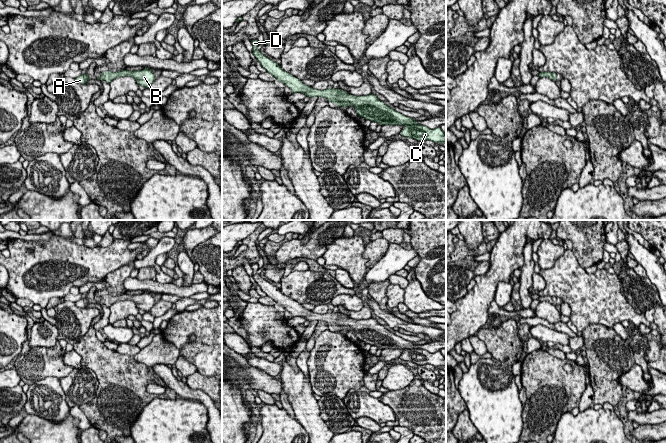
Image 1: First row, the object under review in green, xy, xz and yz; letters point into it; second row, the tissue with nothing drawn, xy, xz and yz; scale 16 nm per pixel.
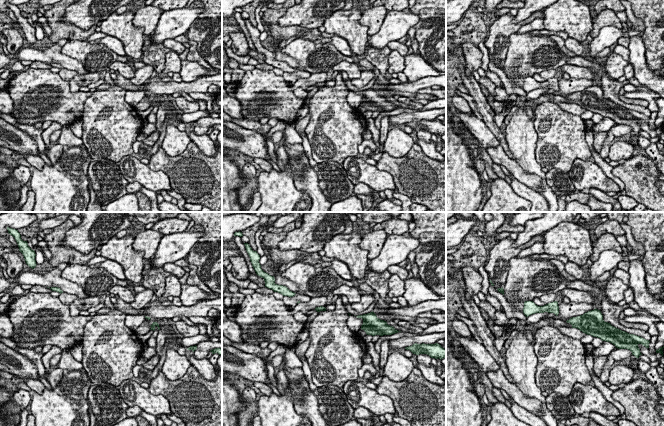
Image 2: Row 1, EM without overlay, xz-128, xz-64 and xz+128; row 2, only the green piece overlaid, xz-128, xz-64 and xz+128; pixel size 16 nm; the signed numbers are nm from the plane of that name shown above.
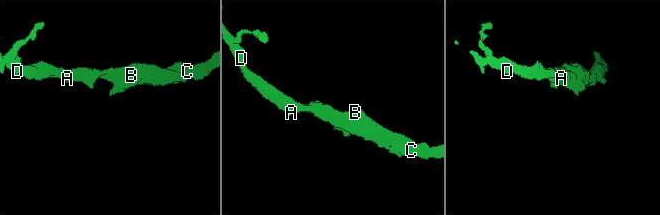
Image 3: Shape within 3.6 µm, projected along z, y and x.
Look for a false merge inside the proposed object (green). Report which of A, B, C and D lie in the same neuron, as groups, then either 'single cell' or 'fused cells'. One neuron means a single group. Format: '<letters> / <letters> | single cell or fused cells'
A B C D | single cell

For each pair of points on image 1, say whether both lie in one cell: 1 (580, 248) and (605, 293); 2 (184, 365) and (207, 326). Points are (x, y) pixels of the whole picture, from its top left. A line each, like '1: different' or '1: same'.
1: different
2: different

